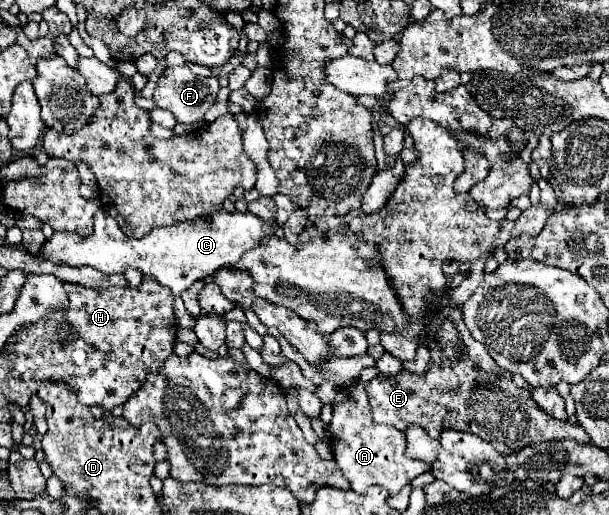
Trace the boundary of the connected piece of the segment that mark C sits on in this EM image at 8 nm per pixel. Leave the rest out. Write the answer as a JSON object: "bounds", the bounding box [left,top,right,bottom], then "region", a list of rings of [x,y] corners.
{"bounds":[35,208,265,296],"region":[[[105,208],[95,212],[95,230],[91,236],[83,238],[73,232],[55,232],[47,238],[39,252],[35,254],[41,260],[49,260],[53,264],[67,264],[71,268],[91,266],[103,274],[123,274],[127,268],[139,270],[143,276],[153,276],[159,284],[169,286],[175,296],[181,296],[195,280],[211,276],[217,268],[235,264],[243,252],[259,246],[265,238],[261,218],[251,212],[213,212],[211,222],[193,220],[177,226],[155,228],[141,240],[129,238],[121,232],[115,218],[107,214]]]}

